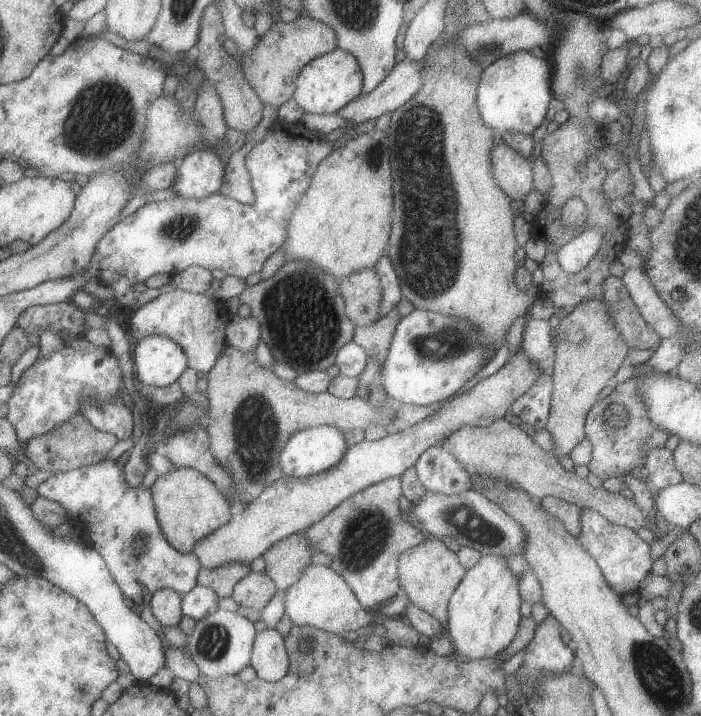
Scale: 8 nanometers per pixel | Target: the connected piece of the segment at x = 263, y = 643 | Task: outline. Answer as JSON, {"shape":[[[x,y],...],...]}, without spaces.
{"shape":[[[267,628],[259,632],[252,662],[259,676],[272,682],[282,680],[290,674],[287,638],[279,628]]]}

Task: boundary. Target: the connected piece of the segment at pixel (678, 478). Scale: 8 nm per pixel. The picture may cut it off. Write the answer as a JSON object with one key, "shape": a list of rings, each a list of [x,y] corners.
{"shape":[[[656,447],[645,456],[646,470],[648,478],[654,491],[665,489],[666,487],[677,485],[683,480],[682,473],[678,470],[673,450],[667,447]]]}

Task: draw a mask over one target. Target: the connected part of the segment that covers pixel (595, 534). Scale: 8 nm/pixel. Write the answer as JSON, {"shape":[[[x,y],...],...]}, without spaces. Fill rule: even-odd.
{"shape":[[[582,509],[581,529],[577,538],[590,556],[594,557],[606,582],[616,594],[622,596],[623,594],[638,593],[640,582],[651,573],[653,556],[651,545],[642,540],[634,529],[614,524],[595,510]]]}

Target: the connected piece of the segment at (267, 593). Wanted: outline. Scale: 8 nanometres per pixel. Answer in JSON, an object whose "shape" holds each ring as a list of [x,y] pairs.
{"shape":[[[252,571],[252,574],[238,583],[233,597],[240,606],[262,612],[274,600],[279,589],[276,581],[267,571],[263,573]]]}

